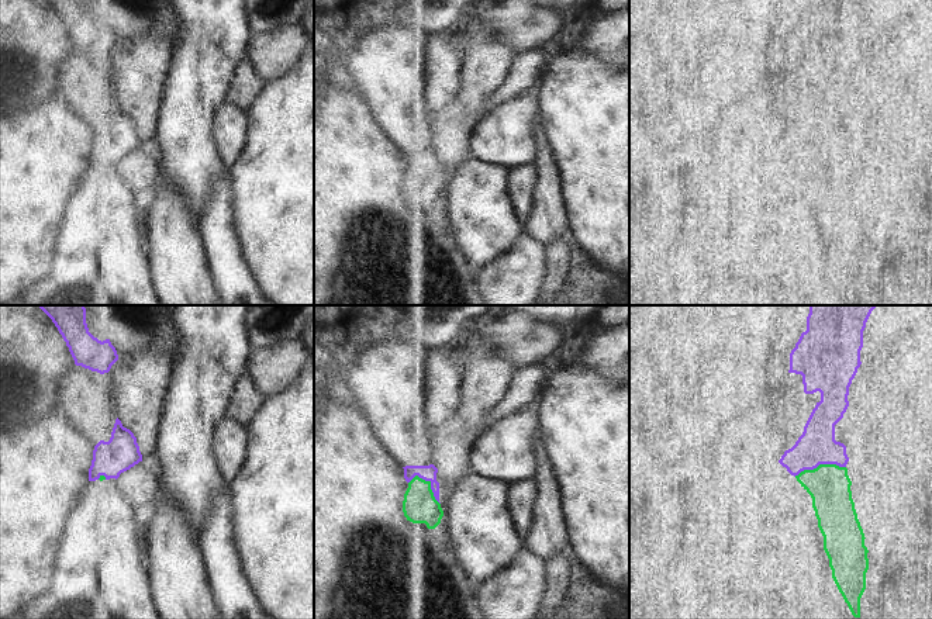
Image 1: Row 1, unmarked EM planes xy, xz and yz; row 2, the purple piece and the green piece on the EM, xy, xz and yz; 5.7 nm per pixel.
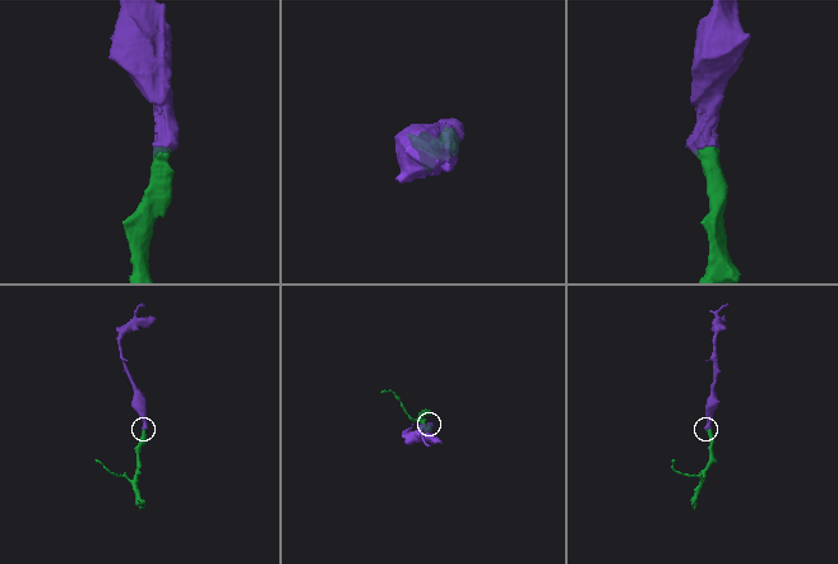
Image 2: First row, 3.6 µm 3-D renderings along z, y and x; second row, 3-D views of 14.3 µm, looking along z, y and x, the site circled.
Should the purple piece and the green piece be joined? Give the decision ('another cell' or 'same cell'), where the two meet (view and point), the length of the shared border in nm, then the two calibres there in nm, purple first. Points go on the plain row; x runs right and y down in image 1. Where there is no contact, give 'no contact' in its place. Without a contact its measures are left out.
same cell; meets purple in yz at (820, 148); contact 300 nm long; 220 nm thick on the purple side, 240 nm on the other

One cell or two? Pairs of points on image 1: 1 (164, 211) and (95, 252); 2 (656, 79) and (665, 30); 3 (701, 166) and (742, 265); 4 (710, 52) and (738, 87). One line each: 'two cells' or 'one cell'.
1: two cells
2: two cells
3: one cell
4: one cell

